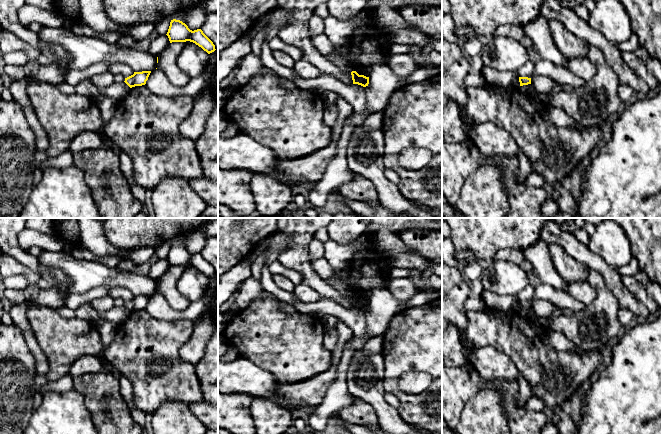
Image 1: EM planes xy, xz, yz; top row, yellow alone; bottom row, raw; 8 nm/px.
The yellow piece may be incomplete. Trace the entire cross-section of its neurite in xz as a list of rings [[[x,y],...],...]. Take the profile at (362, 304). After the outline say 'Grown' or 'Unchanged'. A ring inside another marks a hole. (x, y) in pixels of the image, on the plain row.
[[[356,295],[351,296],[353,308],[358,308],[363,311],[368,310],[369,308],[369,301],[366,301],[364,299],[359,299]]]. Unchanged

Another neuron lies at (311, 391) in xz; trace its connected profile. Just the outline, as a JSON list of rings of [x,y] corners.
[[[331,366],[325,372],[304,381],[279,384],[274,392],[285,401],[278,401],[277,404],[286,408],[291,414],[299,410],[301,403],[317,407],[323,401],[330,385],[333,384],[337,372],[338,366]]]

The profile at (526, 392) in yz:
[[[520,374],[518,380],[519,385],[519,396],[518,405],[524,406],[528,400],[534,397],[534,392],[532,386],[525,380],[525,378]]]

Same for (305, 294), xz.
[[[304,284],[296,285],[294,293],[300,302],[306,304],[316,302],[321,298],[314,289]]]

